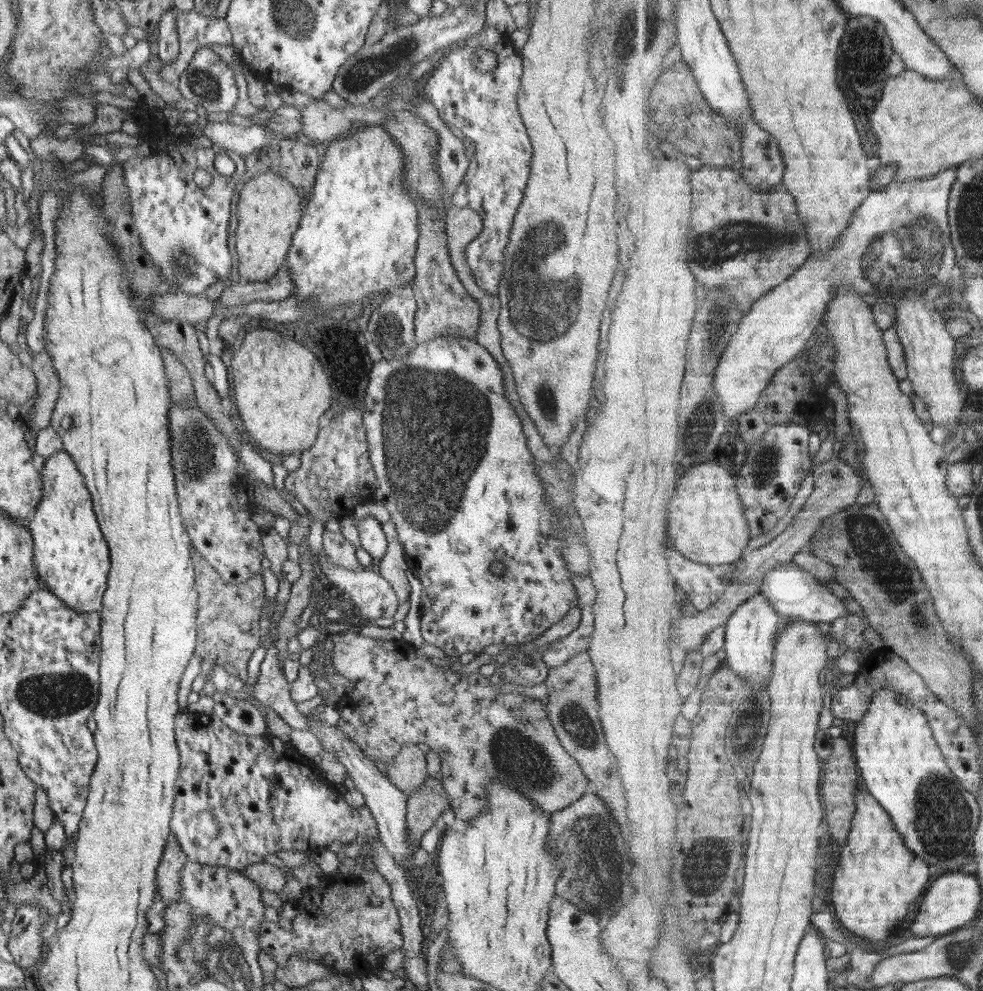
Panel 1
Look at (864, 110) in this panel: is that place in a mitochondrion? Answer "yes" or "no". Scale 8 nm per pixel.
no

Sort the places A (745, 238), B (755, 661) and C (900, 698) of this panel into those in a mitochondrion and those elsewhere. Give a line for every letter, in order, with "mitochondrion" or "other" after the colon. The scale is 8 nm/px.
A: mitochondrion
B: other
C: other

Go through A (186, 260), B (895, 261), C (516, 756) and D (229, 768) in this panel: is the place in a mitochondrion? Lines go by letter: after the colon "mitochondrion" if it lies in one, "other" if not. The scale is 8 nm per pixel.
A: mitochondrion
B: mitochondrion
C: mitochondrion
D: other

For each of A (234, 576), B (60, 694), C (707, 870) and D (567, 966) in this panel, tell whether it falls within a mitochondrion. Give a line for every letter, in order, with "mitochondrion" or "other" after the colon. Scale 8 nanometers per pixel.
A: other
B: mitochondrion
C: mitochondrion
D: other

